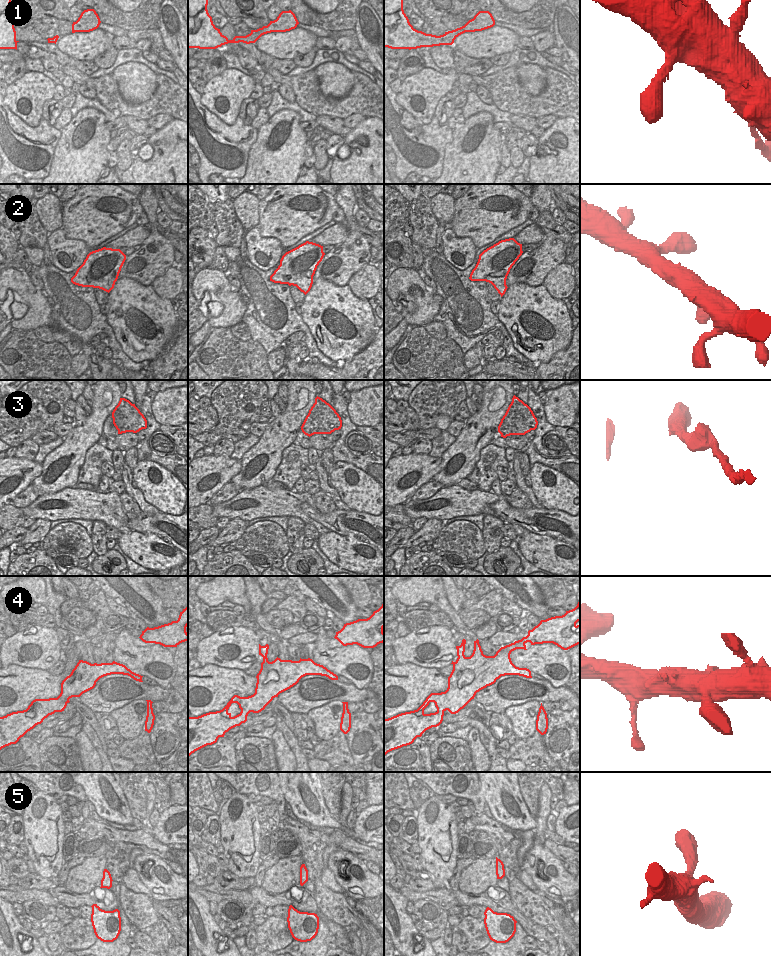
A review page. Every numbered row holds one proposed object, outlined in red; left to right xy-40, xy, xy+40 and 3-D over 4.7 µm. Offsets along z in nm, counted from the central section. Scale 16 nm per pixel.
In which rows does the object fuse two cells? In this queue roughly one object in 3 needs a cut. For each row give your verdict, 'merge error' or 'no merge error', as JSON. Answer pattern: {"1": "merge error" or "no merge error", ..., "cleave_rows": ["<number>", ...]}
{"1": "no merge error", "2": "no merge error", "3": "merge error", "4": "no merge error", "5": "no merge error", "cleave_rows": ["3"]}

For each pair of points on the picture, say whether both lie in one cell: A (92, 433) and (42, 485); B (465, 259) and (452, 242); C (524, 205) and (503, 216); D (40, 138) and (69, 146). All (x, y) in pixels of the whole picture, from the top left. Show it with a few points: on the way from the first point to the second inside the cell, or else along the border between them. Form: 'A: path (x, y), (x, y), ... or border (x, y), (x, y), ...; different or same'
A: path (77, 448), (70, 466), (57, 479); same
B: path (464, 255), (455, 246); same
C: path (520, 211), (514, 219), (509, 216); same
D: border (61, 130), (61, 136), (55, 147), (51, 165); different

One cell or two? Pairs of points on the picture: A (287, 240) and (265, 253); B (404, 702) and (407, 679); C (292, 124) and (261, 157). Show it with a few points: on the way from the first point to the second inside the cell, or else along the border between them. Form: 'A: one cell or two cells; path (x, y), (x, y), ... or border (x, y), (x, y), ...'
A: two cells; border (260, 233), (264, 237), (275, 237), (283, 248)
B: one cell; path (405, 696), (405, 687), (407, 685)
C: one cell; path (284, 132), (269, 150)

